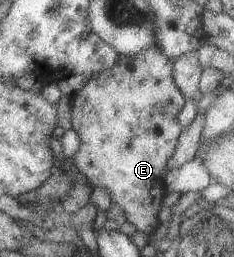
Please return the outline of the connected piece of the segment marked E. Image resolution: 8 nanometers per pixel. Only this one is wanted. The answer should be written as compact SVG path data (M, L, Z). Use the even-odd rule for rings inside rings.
M157 47L143 50L136 56L120 56L115 66L88 77L85 86L70 99L73 129L80 139L79 149L71 157L74 168L89 188L107 189L113 202L123 208L125 222L134 226L136 231L143 231L143 234L148 232L153 235L161 224L159 213L163 210L163 200L167 194L164 181L166 165L177 149L183 130L178 115L186 99L175 85L175 62L176 59L167 57Z

